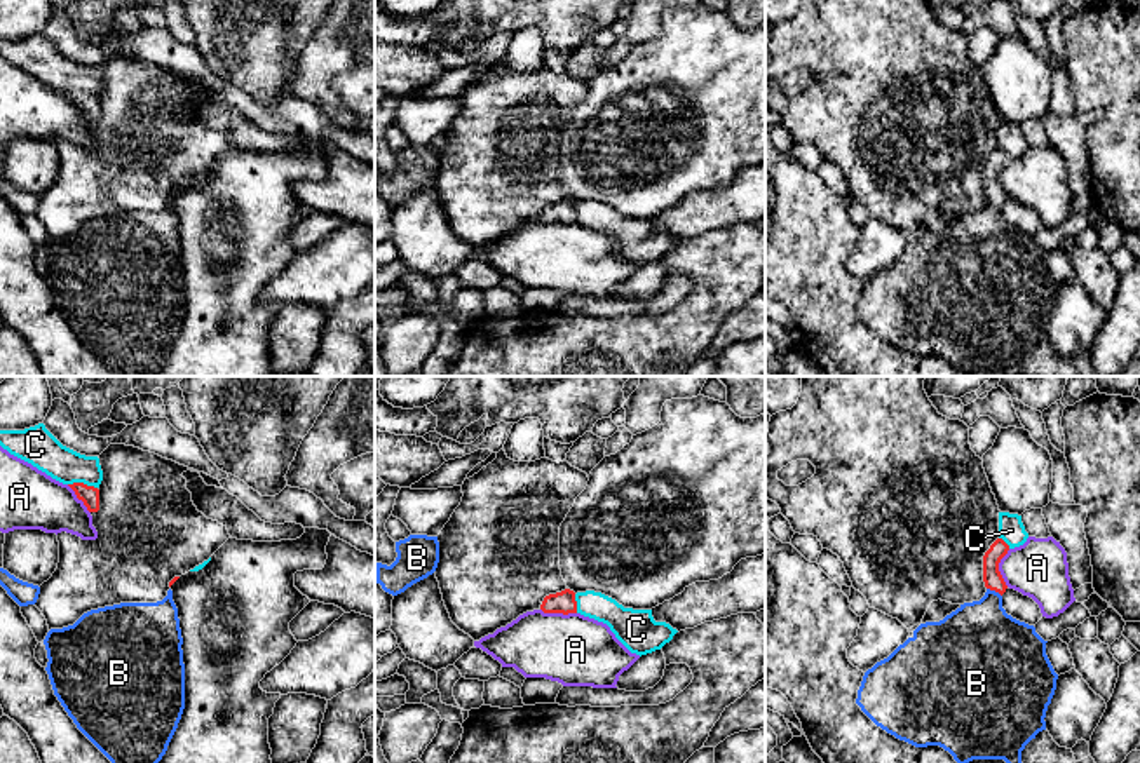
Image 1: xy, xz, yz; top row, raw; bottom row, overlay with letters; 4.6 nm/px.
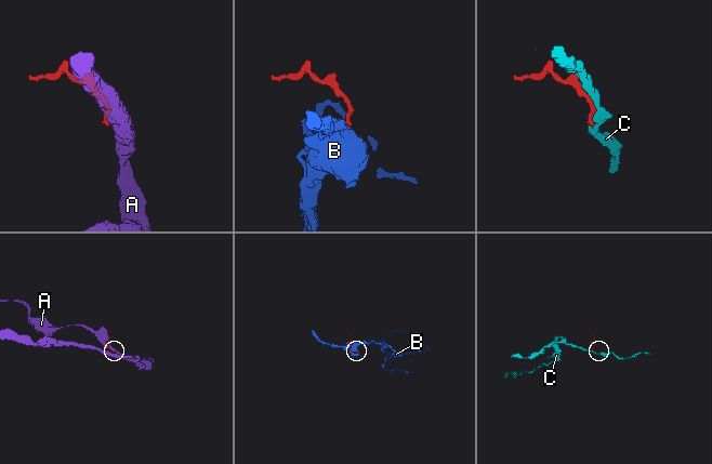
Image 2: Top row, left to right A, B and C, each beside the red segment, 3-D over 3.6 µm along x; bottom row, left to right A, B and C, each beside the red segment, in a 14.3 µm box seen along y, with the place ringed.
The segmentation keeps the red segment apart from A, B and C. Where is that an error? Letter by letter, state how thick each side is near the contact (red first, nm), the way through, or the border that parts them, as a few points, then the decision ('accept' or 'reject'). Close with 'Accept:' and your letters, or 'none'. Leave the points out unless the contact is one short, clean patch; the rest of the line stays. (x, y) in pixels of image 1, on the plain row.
A: 90 nm thick on the red side, 260 nm on the other; reject
B: 90 nm thick on the red side, 360 nm on the other; runs through yz (992, 187), (994, 199), (980, 251); accept
C: 90 nm thick on the red side, 170 nm on the other; reject
Accept: B

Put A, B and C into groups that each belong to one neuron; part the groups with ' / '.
A / B / C

